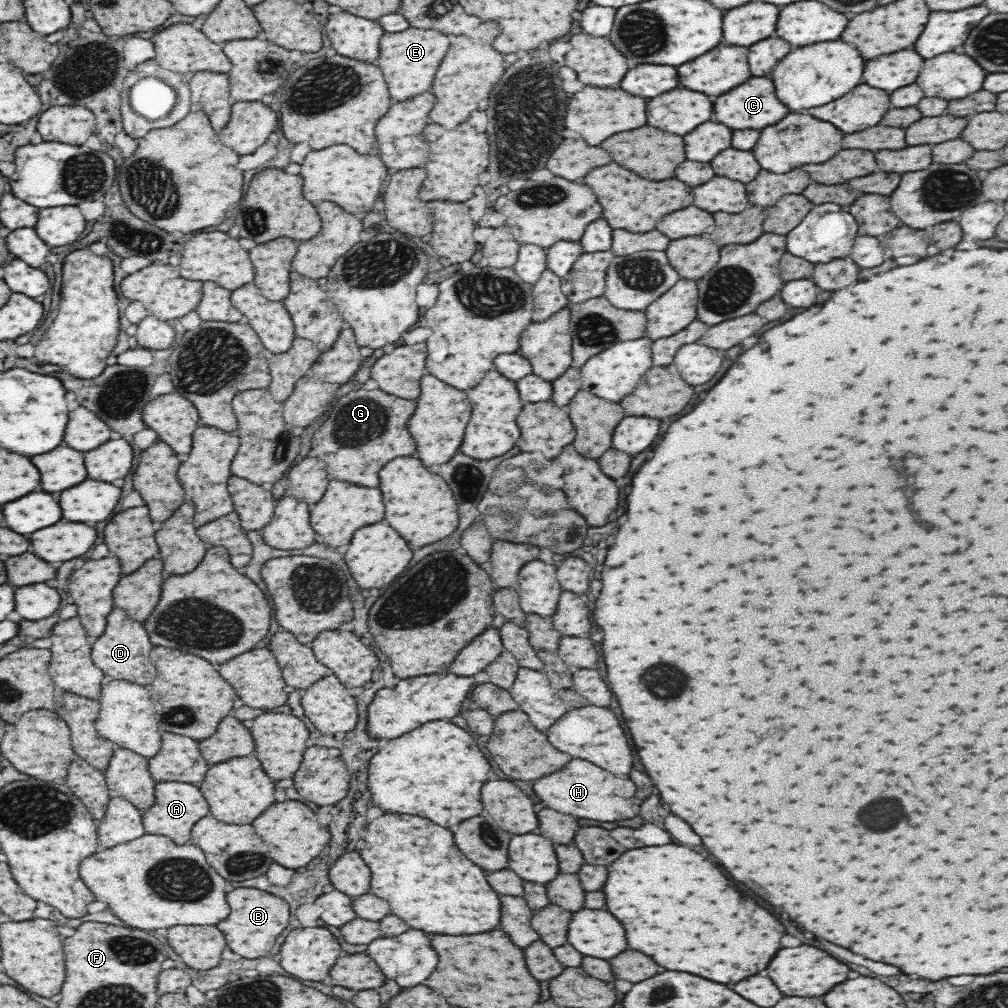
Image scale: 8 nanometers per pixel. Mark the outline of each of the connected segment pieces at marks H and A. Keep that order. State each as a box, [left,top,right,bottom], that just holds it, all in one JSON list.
[[534,758,634,822],[144,782,208,842]]

